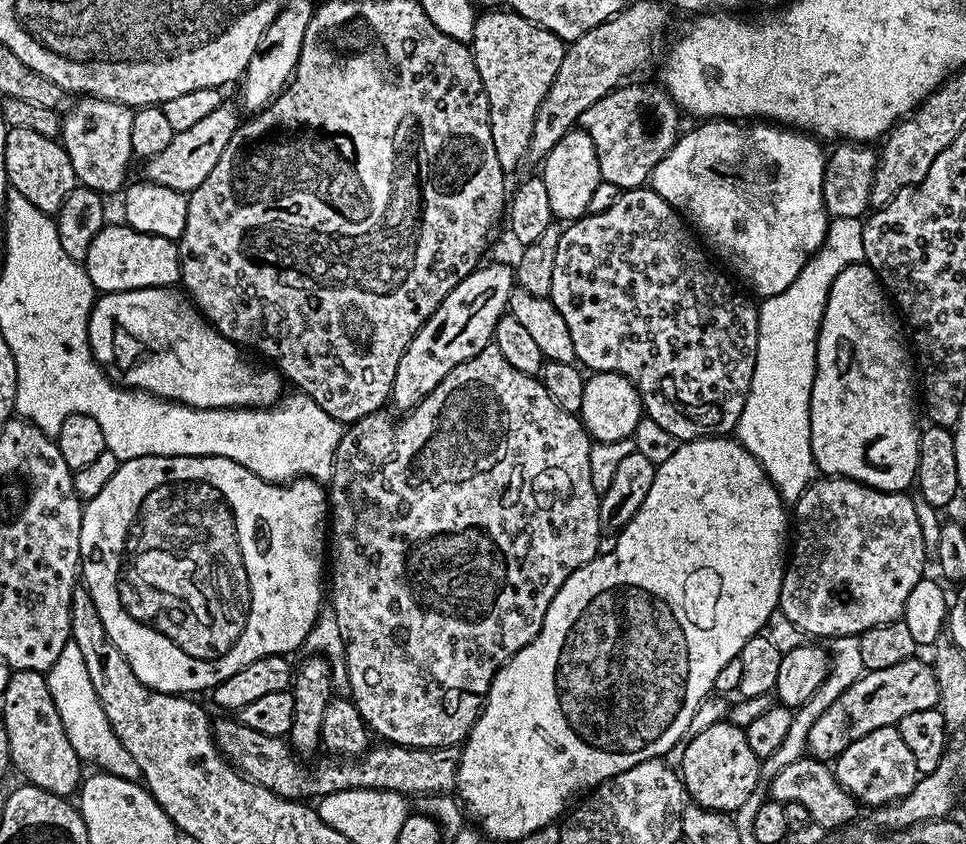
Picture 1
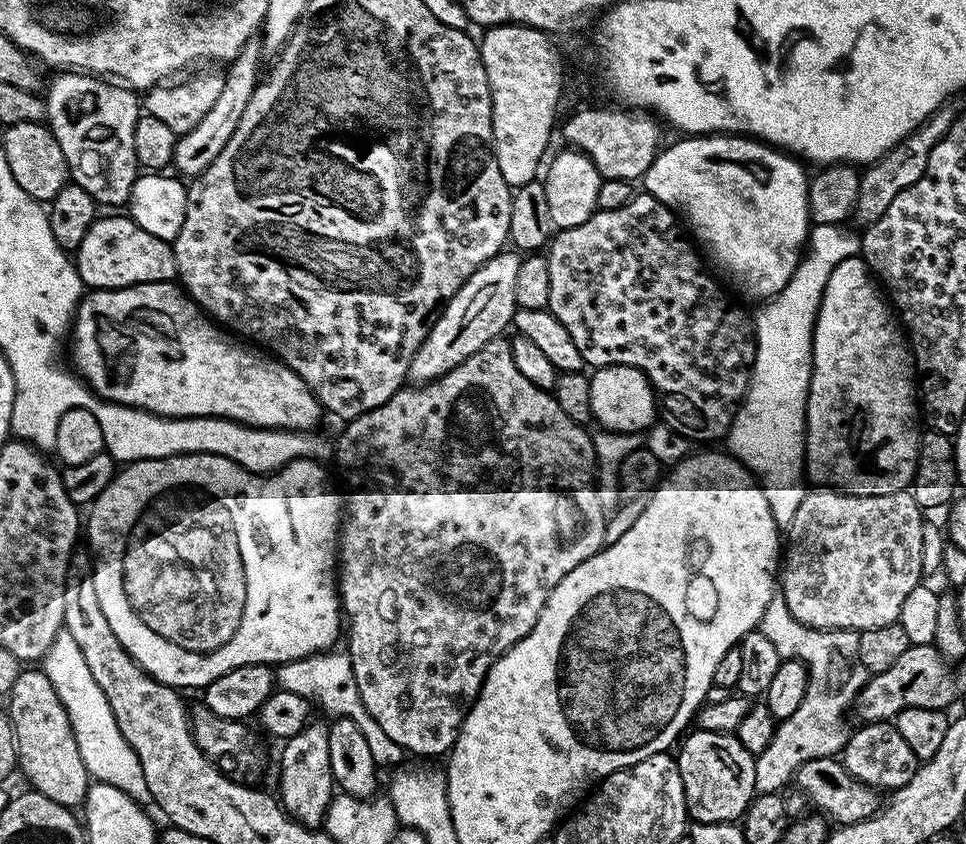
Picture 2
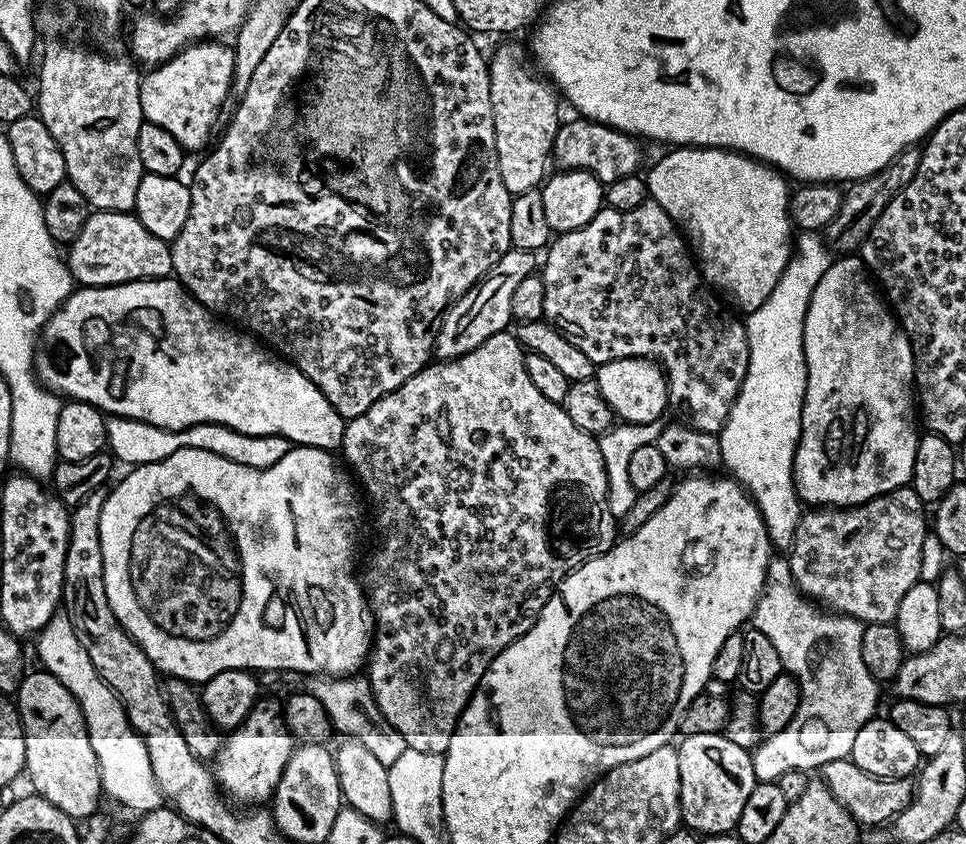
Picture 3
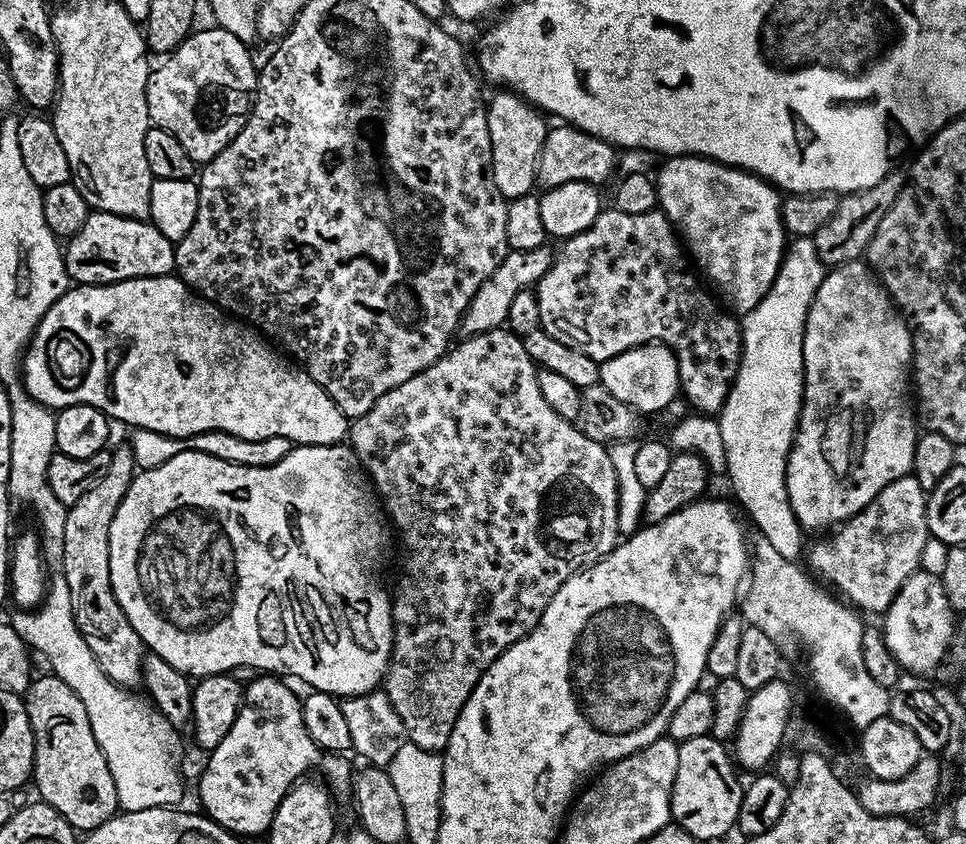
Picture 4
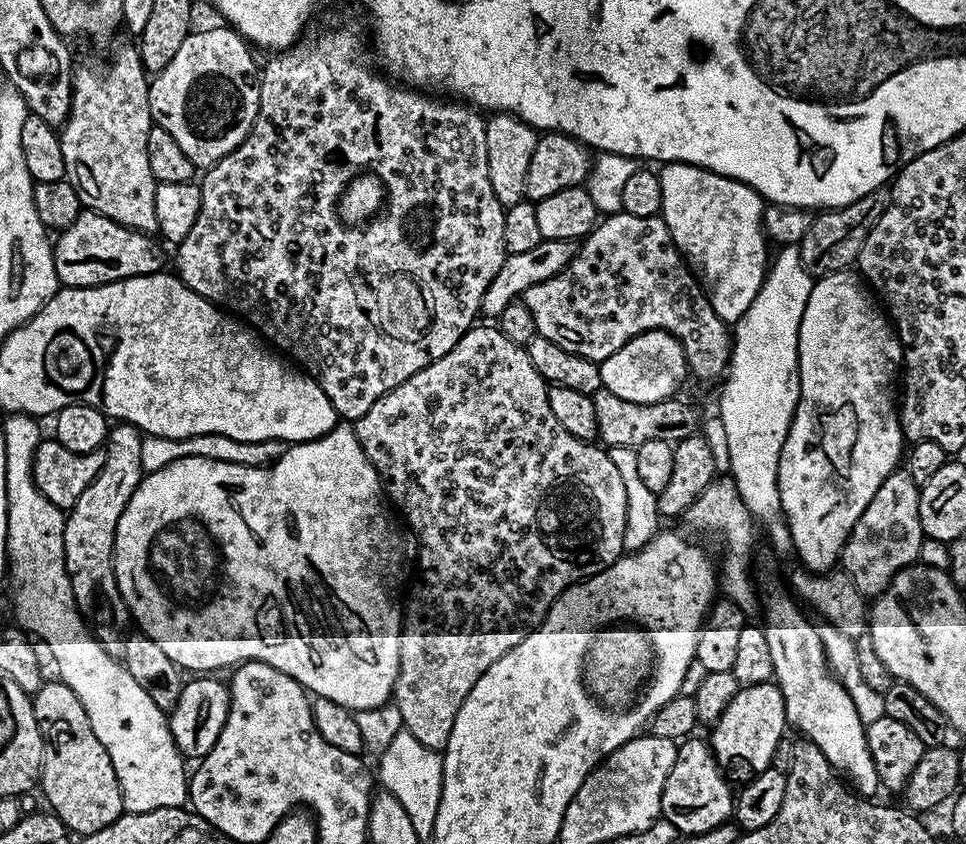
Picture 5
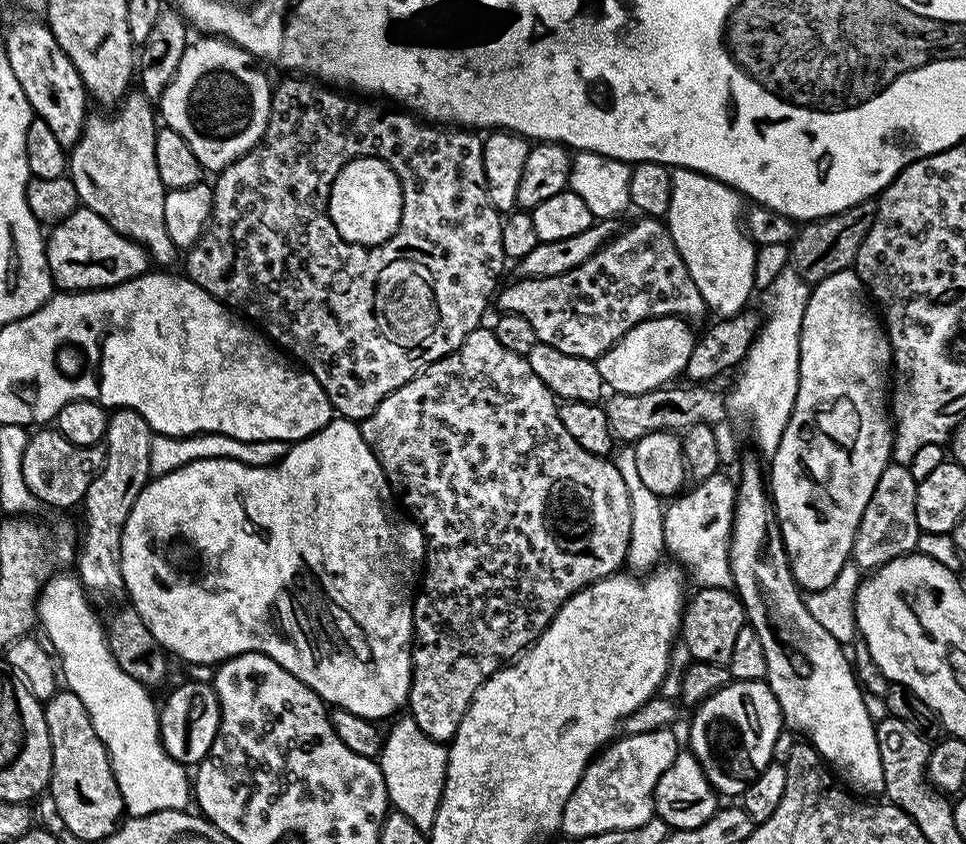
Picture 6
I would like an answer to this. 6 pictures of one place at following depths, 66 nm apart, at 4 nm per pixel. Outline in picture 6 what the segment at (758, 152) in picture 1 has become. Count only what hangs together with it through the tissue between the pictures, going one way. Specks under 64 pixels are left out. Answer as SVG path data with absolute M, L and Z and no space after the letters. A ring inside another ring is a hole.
M678 168L671 173L672 189L666 215L668 233L674 238L698 294L702 294L704 307L716 318L738 315L749 307L754 282L754 262L757 245L753 244L742 223L742 197L735 188L723 184L713 176Z

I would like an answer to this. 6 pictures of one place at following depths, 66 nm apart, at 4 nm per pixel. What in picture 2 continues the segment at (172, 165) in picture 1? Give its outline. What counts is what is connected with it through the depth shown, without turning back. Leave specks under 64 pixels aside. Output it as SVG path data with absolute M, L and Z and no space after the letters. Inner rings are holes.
M256 38L248 40L235 60L227 65L228 72L226 71L224 76L222 94L218 94L214 106L210 106L210 114L206 114L206 118L202 118L202 122L198 122L198 126L194 126L194 130L183 133L177 139L172 164L174 168L177 168L175 171L181 177L195 178L203 174L206 166L210 166L210 162L214 162L214 158L218 158L218 154L222 154L226 142L230 142L230 138L238 126L238 121L242 119L242 110L246 110L246 102L250 102L256 85L261 79L260 56L262 57L261 41Z

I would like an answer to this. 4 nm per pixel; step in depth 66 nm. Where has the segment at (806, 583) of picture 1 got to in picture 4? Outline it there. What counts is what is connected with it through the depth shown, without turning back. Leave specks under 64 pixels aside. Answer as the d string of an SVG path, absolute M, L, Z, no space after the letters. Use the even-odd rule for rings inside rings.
M911 474L890 482L890 486L883 488L857 516L851 516L849 520L844 521L835 529L836 537L832 540L832 549L829 552L809 551L807 553L806 561L808 560L809 564L807 567L821 581L829 580L833 584L831 587L853 609L859 610L861 613L883 614L887 612L890 602L894 602L898 590L902 590L904 583L920 568L922 546L926 546L926 542L930 539L926 522L927 501L928 498L922 490L922 486L918 486L918 478L914 478Z

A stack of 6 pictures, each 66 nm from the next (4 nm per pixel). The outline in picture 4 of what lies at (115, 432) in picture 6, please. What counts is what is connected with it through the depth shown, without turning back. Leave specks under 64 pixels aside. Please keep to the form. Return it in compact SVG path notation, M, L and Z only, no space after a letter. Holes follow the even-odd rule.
M113 447L111 453L106 474L68 508L62 566L66 586L70 586L70 606L74 610L76 629L83 634L86 646L90 646L98 666L102 666L114 683L136 690L142 684L146 649L134 626L130 626L122 606L118 606L118 598L114 598L110 586L110 522L138 469L131 447Z

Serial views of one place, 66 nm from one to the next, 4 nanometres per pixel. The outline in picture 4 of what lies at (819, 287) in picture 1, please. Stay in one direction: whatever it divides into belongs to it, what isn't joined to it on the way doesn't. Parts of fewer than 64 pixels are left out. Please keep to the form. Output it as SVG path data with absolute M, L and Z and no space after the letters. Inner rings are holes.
M798 236L787 241L784 257L778 266L778 274L766 290L762 302L754 310L743 313L740 329L740 365L736 378L724 407L718 413L718 421L725 443L726 479L736 491L735 503L742 509L743 515L752 519L754 527L768 548L773 548L782 558L799 561L805 555L805 529L801 528L786 490L786 462L792 449L792 439L796 436L796 424L800 420L800 404L804 400L804 327L808 311L812 305L818 286L822 286L826 275L814 250L810 236Z

